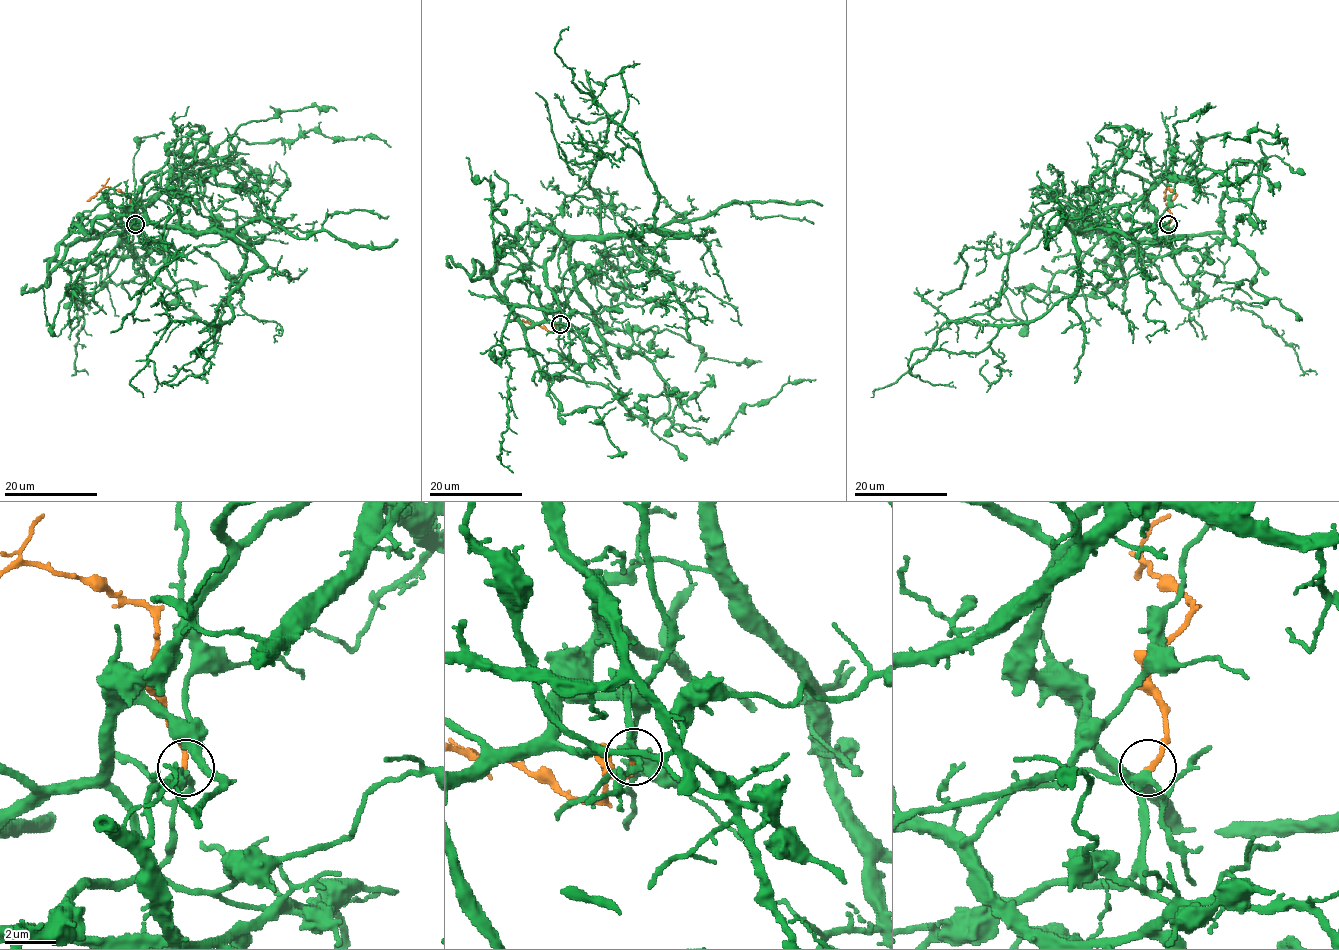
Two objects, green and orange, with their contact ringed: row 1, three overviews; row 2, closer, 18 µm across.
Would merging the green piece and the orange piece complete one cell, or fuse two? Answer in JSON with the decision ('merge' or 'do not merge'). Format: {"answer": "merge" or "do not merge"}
{"answer": "merge"}

